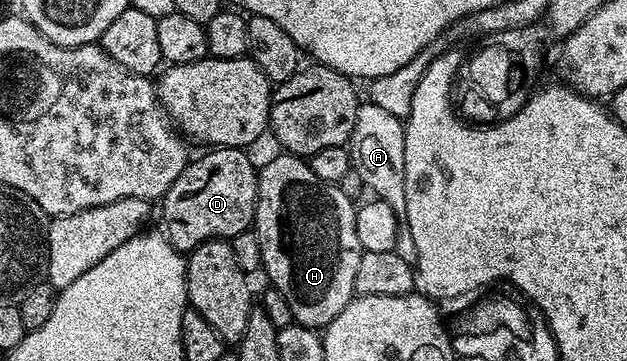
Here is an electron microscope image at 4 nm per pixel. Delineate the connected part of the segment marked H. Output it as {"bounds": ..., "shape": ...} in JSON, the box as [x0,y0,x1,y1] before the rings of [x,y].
{"bounds":[254,151,362,331],"shape":[[[287,151],[281,152],[279,155],[281,157],[272,157],[264,166],[262,164],[260,165],[256,178],[258,195],[256,196],[254,232],[258,239],[258,247],[262,247],[262,273],[263,276],[268,276],[267,284],[271,288],[282,291],[282,296],[286,298],[286,303],[290,303],[293,322],[298,325],[305,325],[307,329],[320,331],[323,330],[324,326],[329,325],[338,315],[342,315],[342,311],[350,304],[356,293],[356,276],[358,275],[358,263],[360,262],[362,252],[357,232],[355,231],[357,206],[354,204],[353,198],[342,195],[339,185],[331,185],[322,179],[318,179],[318,175],[314,175],[314,171],[310,171],[310,167],[305,158],[297,157]]]}

